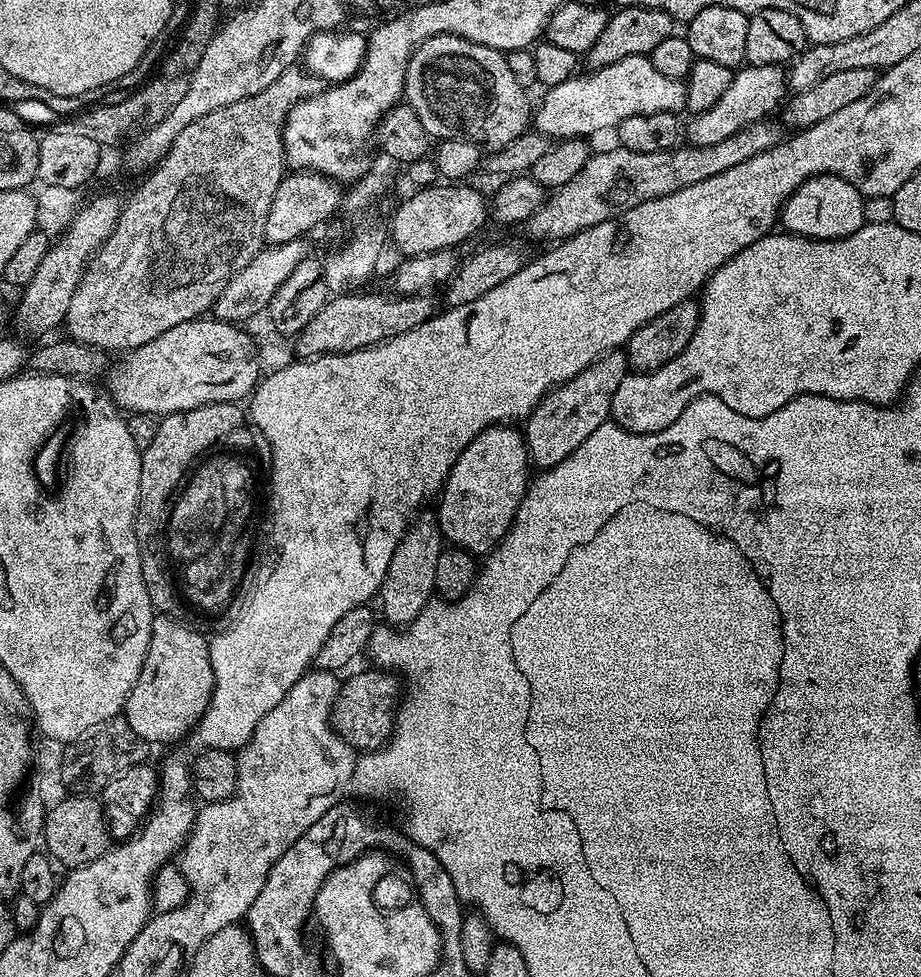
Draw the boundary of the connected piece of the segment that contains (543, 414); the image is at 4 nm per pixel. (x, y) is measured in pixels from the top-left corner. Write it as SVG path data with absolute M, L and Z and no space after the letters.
M617 350L609 352L607 356L599 356L593 364L586 366L586 370L546 393L526 417L522 428L529 461L535 467L537 464L537 469L547 470L574 454L574 450L578 450L578 446L582 446L582 442L586 442L586 438L598 430L598 426L609 423L614 390L624 384L629 374L627 351Z

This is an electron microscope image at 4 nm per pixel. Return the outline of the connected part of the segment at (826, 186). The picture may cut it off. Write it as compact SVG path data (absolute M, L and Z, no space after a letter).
M815 176L786 201L780 209L779 223L783 231L794 236L809 236L812 240L841 240L857 232L865 223L866 197L850 182L837 176Z

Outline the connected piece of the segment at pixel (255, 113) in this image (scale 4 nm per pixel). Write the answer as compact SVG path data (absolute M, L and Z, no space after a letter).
M300 66L288 68L266 90L253 96L242 98L238 102L230 102L230 106L222 106L222 110L214 110L214 114L202 114L178 138L174 138L174 146L164 155L164 159L143 177L140 189L133 194L120 209L120 217L106 242L96 251L96 255L88 264L88 271L78 282L78 290L74 290L74 298L70 298L70 310L66 321L67 335L79 340L82 344L94 344L109 354L120 354L125 350L135 350L138 346L146 346L146 342L154 342L158 334L166 334L173 326L182 322L199 320L204 312L215 305L222 290L230 282L230 278L238 270L242 270L265 247L264 231L266 230L266 214L270 214L270 202L274 202L274 194L286 175L284 158L284 123L290 110L300 100L317 96L322 90L322 81Z

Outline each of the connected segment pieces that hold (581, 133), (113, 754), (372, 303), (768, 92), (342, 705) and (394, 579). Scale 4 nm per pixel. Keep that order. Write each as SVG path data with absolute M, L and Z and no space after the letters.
M631 56L622 58L622 62L614 62L605 68L597 68L587 73L589 76L577 74L562 82L558 86L547 89L544 97L534 108L534 128L542 135L555 138L557 141L571 140L573 138L591 137L591 132L604 132L614 130L626 118L634 118L638 114L658 114L659 112L685 111L686 84L682 80L665 78L654 67L654 62L647 56Z
M118 715L113 720L107 720L105 724L87 732L85 736L79 736L64 749L62 758L62 780L67 791L74 796L96 796L104 791L106 785L118 774L130 770L130 766L138 766L149 759L149 744L134 730L130 730L130 722Z
M368 292L365 296L356 295L360 294L336 294L324 303L322 310L318 310L318 314L314 314L314 318L310 318L295 337L297 357L329 356L369 348L398 334L406 334L406 330L414 330L414 326L422 326L422 322L438 311L432 294L383 296L380 292Z
M748 64L741 66L732 74L730 86L726 89L726 94L710 106L710 110L697 112L691 117L692 125L687 125L686 136L695 146L710 146L730 138L730 134L741 132L744 128L749 128L755 120L763 120L771 117L772 111L781 107L786 96L786 72L781 65L771 64L770 66L754 66Z
M384 670L356 672L341 683L332 707L332 727L351 748L363 754L379 749L387 741L396 724L398 680Z
M435 511L423 512L413 519L402 542L398 542L398 550L394 550L394 558L390 558L390 570L386 570L386 578L378 593L378 601L384 607L384 616L388 619L385 621L392 626L412 624L429 600L433 599L436 590L434 573L438 567L438 554L444 551L446 541L440 535Z

